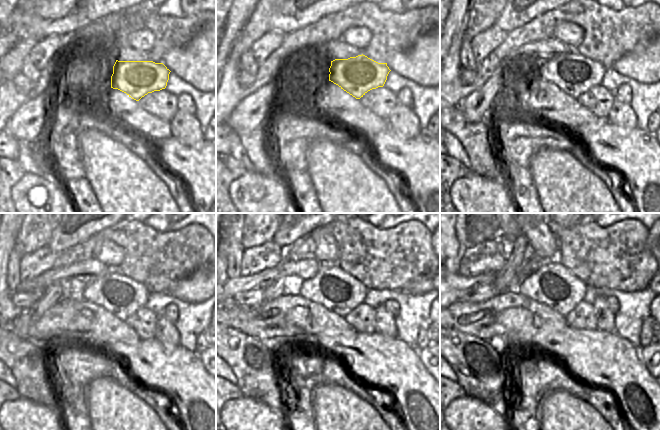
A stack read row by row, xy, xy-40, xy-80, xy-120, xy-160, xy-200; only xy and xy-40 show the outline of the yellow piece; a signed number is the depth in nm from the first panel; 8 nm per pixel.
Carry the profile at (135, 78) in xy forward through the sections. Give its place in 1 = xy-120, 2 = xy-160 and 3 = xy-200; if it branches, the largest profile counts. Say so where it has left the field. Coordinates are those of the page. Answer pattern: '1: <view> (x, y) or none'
1: xy-120 (119, 294)
2: xy-160 (332, 287)
3: xy-200 (553, 285)

